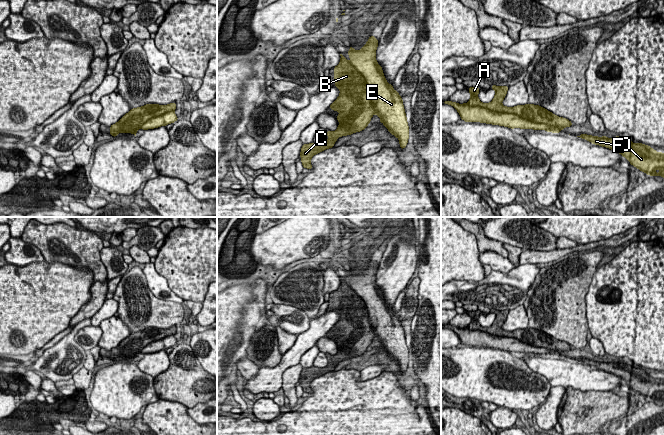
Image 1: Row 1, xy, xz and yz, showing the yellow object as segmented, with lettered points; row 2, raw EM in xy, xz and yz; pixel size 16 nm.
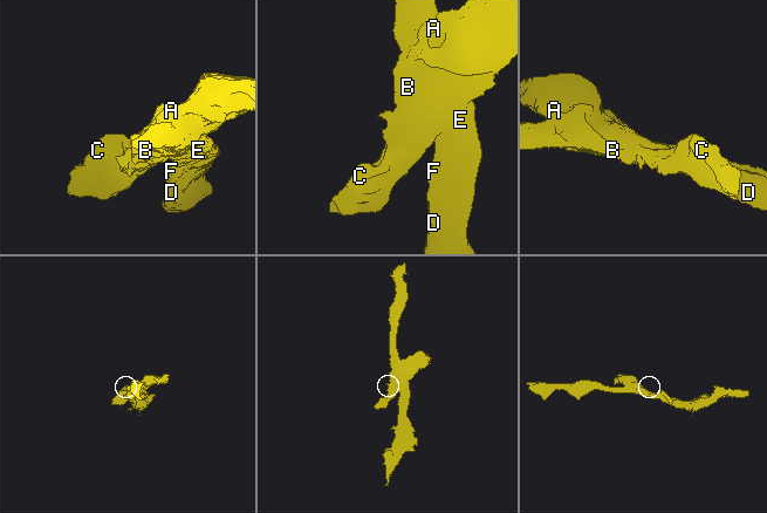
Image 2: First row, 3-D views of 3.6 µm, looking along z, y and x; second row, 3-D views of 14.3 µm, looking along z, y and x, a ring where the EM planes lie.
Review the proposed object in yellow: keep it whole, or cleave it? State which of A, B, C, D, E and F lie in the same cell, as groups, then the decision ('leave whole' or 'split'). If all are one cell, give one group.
A B C / D E F | split

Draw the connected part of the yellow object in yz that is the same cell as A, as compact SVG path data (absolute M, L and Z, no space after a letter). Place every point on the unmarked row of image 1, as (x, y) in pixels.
M492 309L495 314L495 320L490 327L482 327L478 322L479 311L469 311L470 324L469 328L472 330L480 330L495 336L516 338L524 343L535 347L543 347L553 351L566 352L572 350L572 346L566 342L556 340L552 336L546 334L539 329L526 328L517 329L515 331L506 331L502 329L509 310Z

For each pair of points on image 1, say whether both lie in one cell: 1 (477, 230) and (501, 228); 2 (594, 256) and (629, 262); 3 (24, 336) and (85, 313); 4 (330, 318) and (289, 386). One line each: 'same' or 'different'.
1: different
2: different
3: different
4: different

